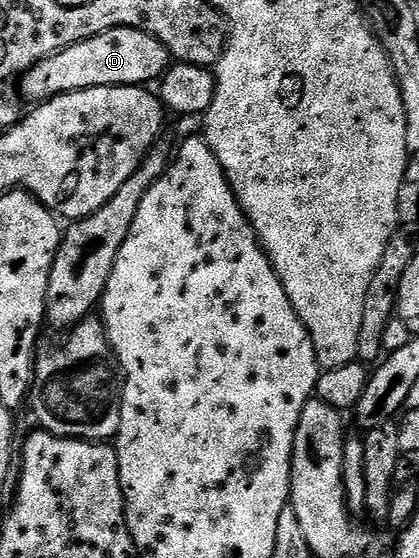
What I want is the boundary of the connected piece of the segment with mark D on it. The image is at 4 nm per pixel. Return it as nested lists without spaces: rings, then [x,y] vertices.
[[[114,28],[110,32],[102,32],[102,36],[82,40],[82,44],[74,44],[42,60],[22,75],[18,85],[32,104],[39,104],[60,94],[69,94],[86,88],[152,84],[163,78],[169,65],[168,50],[158,40],[154,40],[154,36],[138,32],[134,28]]]

